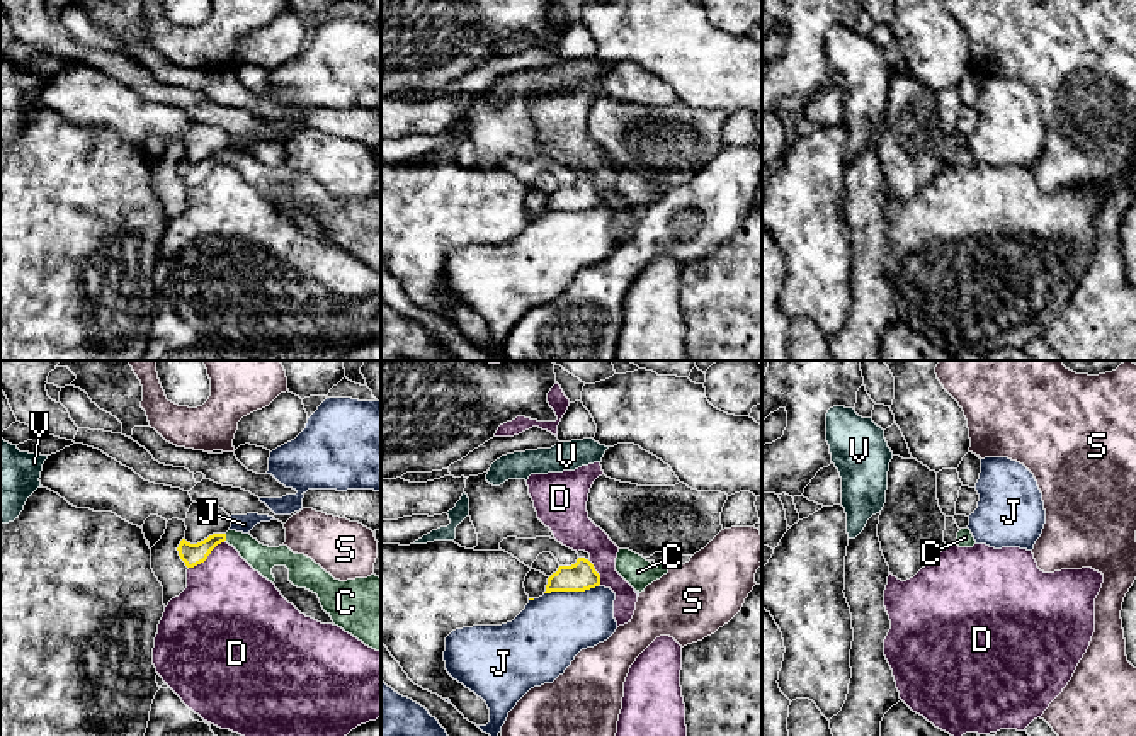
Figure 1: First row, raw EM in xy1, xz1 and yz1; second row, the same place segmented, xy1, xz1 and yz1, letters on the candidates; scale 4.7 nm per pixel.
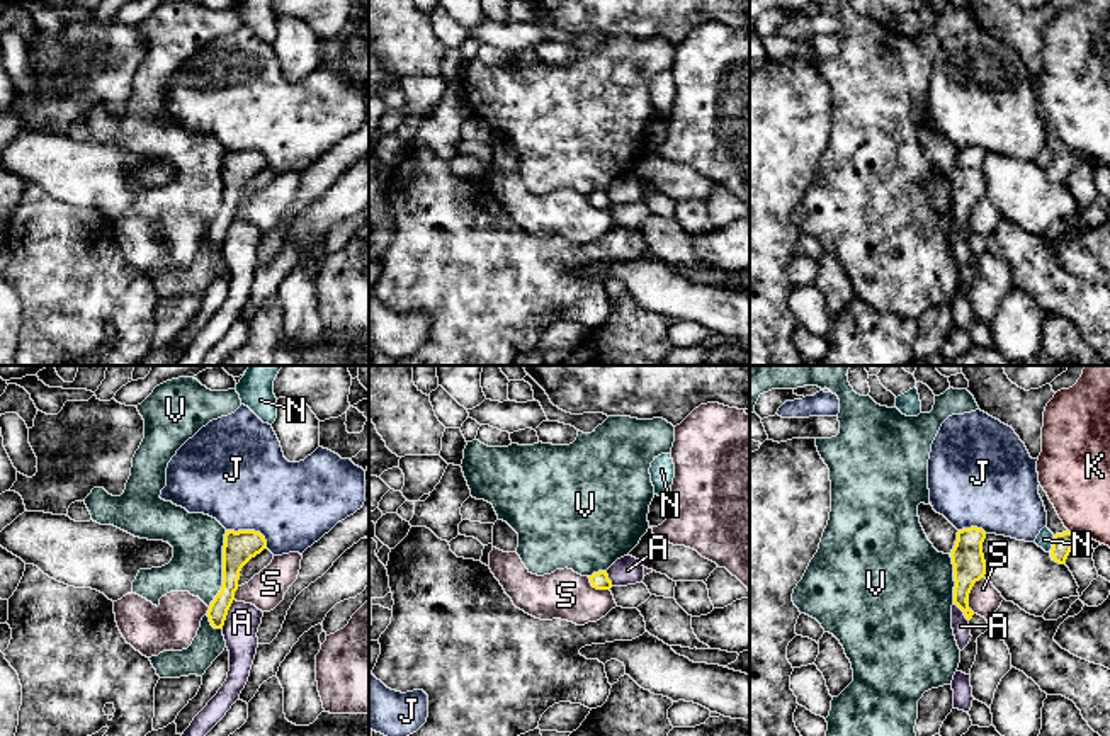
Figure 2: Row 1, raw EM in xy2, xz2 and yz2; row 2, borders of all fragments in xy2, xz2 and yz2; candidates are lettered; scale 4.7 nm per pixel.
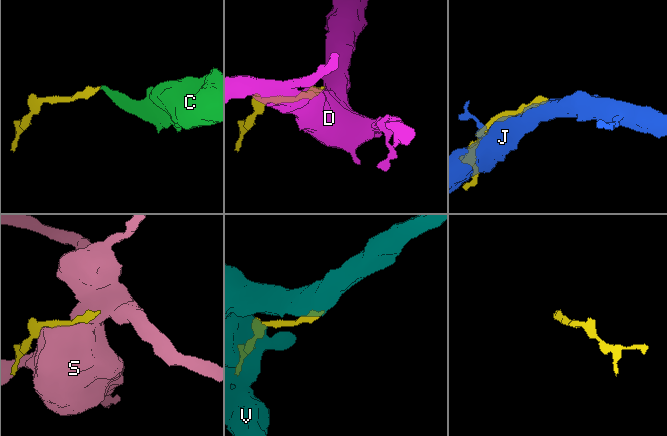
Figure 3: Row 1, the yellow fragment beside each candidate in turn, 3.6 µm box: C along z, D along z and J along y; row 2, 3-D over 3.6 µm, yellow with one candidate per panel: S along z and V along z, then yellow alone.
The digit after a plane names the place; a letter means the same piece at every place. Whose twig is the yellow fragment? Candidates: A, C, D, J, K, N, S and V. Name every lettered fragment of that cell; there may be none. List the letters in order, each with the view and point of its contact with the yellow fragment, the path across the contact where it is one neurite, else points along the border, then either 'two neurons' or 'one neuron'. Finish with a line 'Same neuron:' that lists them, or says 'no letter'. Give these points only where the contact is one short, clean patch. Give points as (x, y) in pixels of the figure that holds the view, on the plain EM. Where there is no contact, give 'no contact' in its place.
A: contact xy2 (226, 233); border xy2 (233, 218), (221, 247); two neurons
C: contact xy1 (225, 157); way xy1 (193, 174), (215, 158), (225, 157), (238, 158), (262, 177); one neuron
D: contact xy1 (208, 174); border xy1 (225, 158), (203, 181), (189, 187); two neurons
J: contact xz1 (570, 209); two neurons
K: contact yz2 (1071, 152); border yz2 (1068, 148), (1076, 153); two neurons
N: contact yz2 (1053, 164); two neurons
S: contact yz2 (969, 211); two neurons
V: contact xy2 (223, 187); two neurons
Same neuron: C

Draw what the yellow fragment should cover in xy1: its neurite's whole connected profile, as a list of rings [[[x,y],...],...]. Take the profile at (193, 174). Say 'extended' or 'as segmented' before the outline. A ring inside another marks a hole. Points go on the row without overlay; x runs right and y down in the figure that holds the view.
extended; [[[228,150],[213,153],[207,158],[190,163],[180,160],[177,170],[187,187],[194,187],[207,178],[211,170],[228,161],[240,175],[264,197],[275,201],[274,185],[289,189],[289,201],[298,207],[306,207],[318,214],[323,229],[333,243],[352,253],[366,265],[381,270],[381,197],[371,194],[340,201],[327,192],[320,184],[304,173],[294,173],[287,165],[269,167],[250,153]]]

